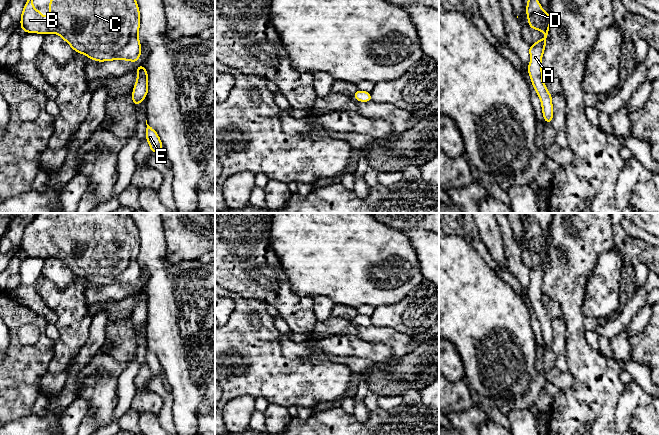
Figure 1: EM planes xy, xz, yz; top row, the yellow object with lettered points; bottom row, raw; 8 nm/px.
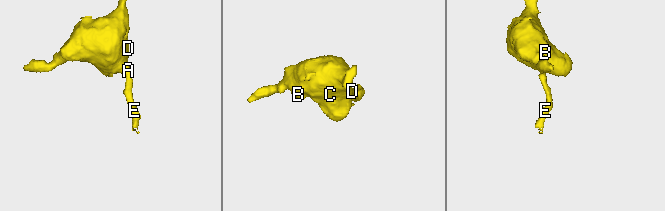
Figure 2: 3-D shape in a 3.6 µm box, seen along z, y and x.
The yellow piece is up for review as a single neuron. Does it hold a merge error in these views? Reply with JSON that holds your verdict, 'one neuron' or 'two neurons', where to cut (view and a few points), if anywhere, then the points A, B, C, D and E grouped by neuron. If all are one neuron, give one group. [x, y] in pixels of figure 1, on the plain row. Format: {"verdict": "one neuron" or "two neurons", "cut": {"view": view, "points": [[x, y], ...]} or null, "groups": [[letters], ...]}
{"verdict": "one neuron", "cut": null, "groups": [["A", "B", "C", "D", "E"]]}

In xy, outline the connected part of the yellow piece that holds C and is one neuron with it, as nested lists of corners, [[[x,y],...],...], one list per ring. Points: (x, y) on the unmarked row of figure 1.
[[[55,213],[48,229],[51,240],[46,242],[40,234],[33,231],[31,220],[22,235],[20,253],[26,257],[47,259],[56,257],[63,262],[77,277],[85,278],[88,282],[104,286],[105,284],[128,284],[137,286],[141,281],[141,267],[138,263],[140,252],[140,236],[137,225],[129,213]]]

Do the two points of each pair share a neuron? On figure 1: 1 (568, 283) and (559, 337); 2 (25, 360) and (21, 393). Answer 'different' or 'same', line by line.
1: different
2: same

